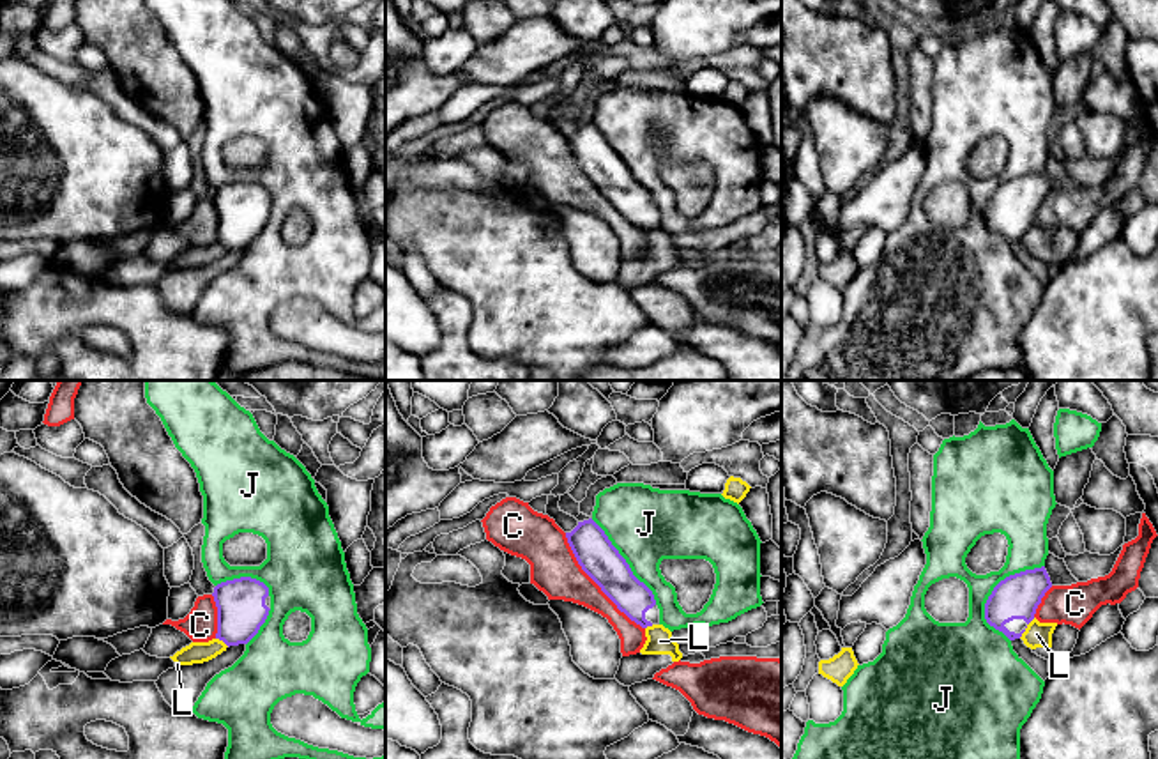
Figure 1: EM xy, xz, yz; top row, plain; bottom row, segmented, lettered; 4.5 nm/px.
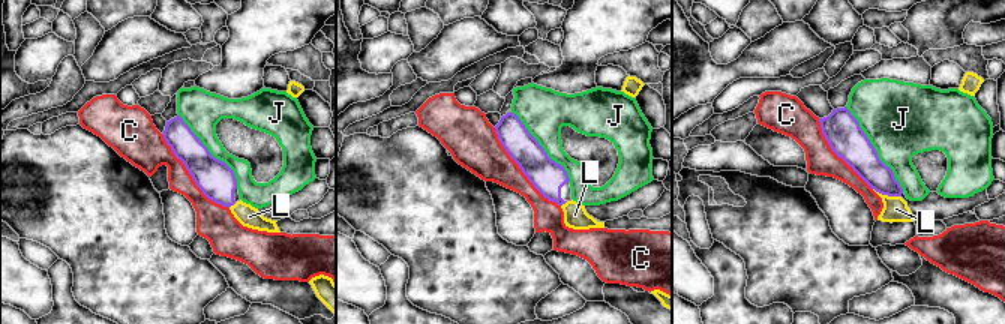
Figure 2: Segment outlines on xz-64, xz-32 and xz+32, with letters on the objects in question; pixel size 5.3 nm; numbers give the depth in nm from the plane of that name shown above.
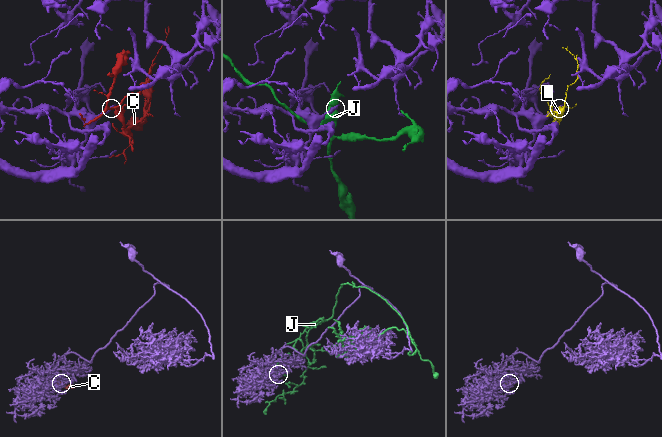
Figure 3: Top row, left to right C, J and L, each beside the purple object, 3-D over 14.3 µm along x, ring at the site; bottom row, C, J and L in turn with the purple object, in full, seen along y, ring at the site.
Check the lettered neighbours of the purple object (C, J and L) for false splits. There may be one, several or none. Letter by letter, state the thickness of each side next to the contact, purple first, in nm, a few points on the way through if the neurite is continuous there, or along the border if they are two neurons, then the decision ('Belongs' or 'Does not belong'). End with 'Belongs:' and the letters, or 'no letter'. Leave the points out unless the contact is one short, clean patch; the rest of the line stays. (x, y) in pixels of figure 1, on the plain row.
C: Thickness 180 nm (purple) against 220 nm. Does not belong
J: Thickness 200 nm (purple) against 220 nm. Does not belong
L: Thickness 200 nm (purple) against 120 nm. Does not belong
Belongs: no letter

